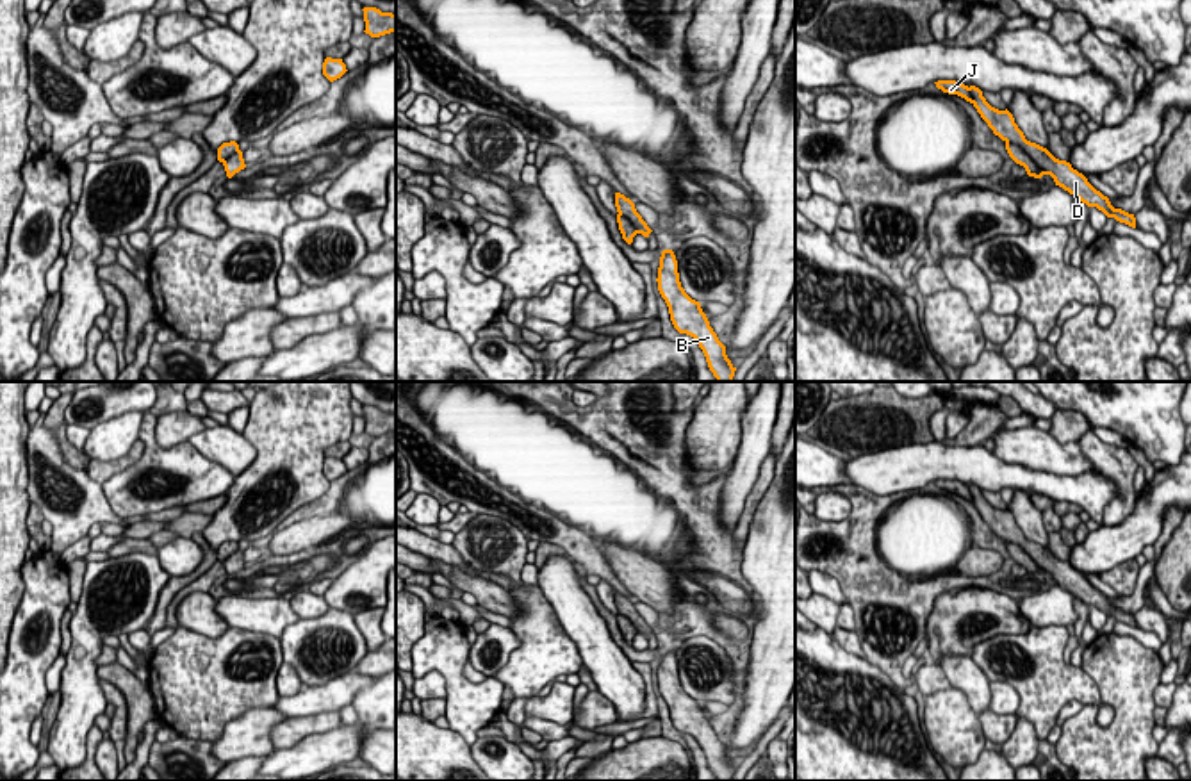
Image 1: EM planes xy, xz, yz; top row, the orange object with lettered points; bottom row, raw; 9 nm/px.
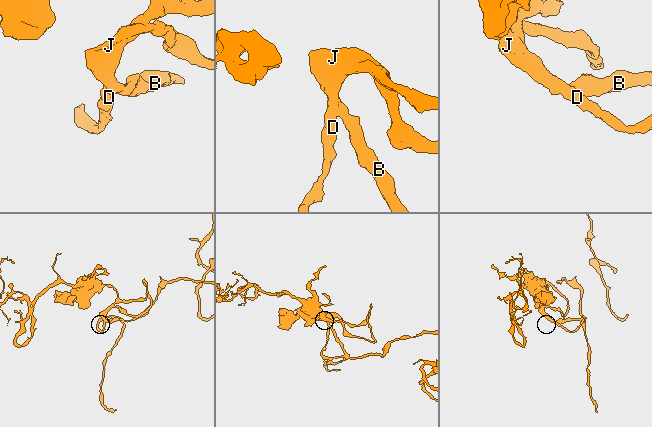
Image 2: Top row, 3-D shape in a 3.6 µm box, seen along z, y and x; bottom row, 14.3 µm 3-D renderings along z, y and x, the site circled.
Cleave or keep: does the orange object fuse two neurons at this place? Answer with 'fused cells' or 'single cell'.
single cell

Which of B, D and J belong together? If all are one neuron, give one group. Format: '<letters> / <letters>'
B D J

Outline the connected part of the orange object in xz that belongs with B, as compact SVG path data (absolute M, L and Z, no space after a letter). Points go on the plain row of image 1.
M672 649L661 651L656 681L658 690L669 706L674 728L697 740L717 781L733 781L736 767L727 758L726 745L710 726L701 703L692 699L681 686L678 660Z

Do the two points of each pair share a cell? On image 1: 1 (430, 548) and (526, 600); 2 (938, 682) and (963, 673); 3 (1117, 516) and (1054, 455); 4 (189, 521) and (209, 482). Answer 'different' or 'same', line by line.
1: different
2: different
3: different
4: different

